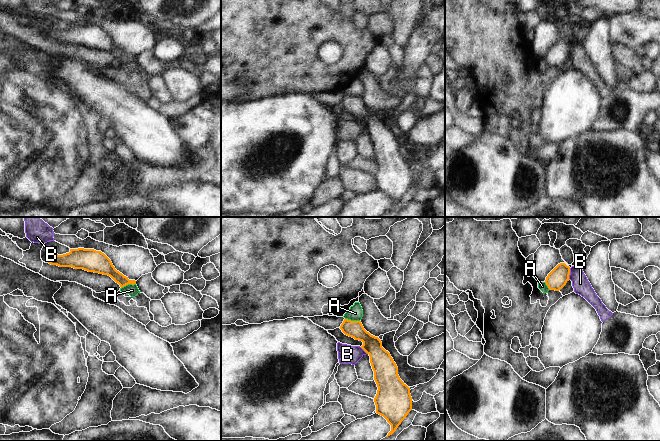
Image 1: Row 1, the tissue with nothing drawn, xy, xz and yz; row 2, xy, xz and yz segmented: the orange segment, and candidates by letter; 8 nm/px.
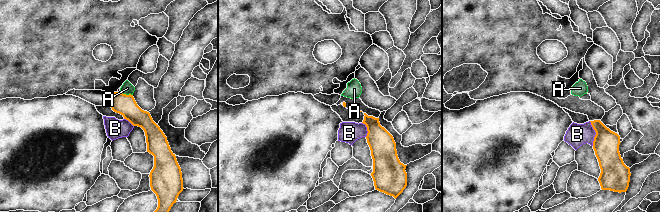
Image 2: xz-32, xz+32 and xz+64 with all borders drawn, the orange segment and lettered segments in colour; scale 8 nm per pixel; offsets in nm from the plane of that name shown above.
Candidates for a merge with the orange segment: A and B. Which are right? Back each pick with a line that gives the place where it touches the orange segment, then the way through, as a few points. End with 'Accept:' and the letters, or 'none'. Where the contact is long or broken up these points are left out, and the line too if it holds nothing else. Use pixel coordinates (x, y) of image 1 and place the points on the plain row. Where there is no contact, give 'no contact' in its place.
Accept: none

